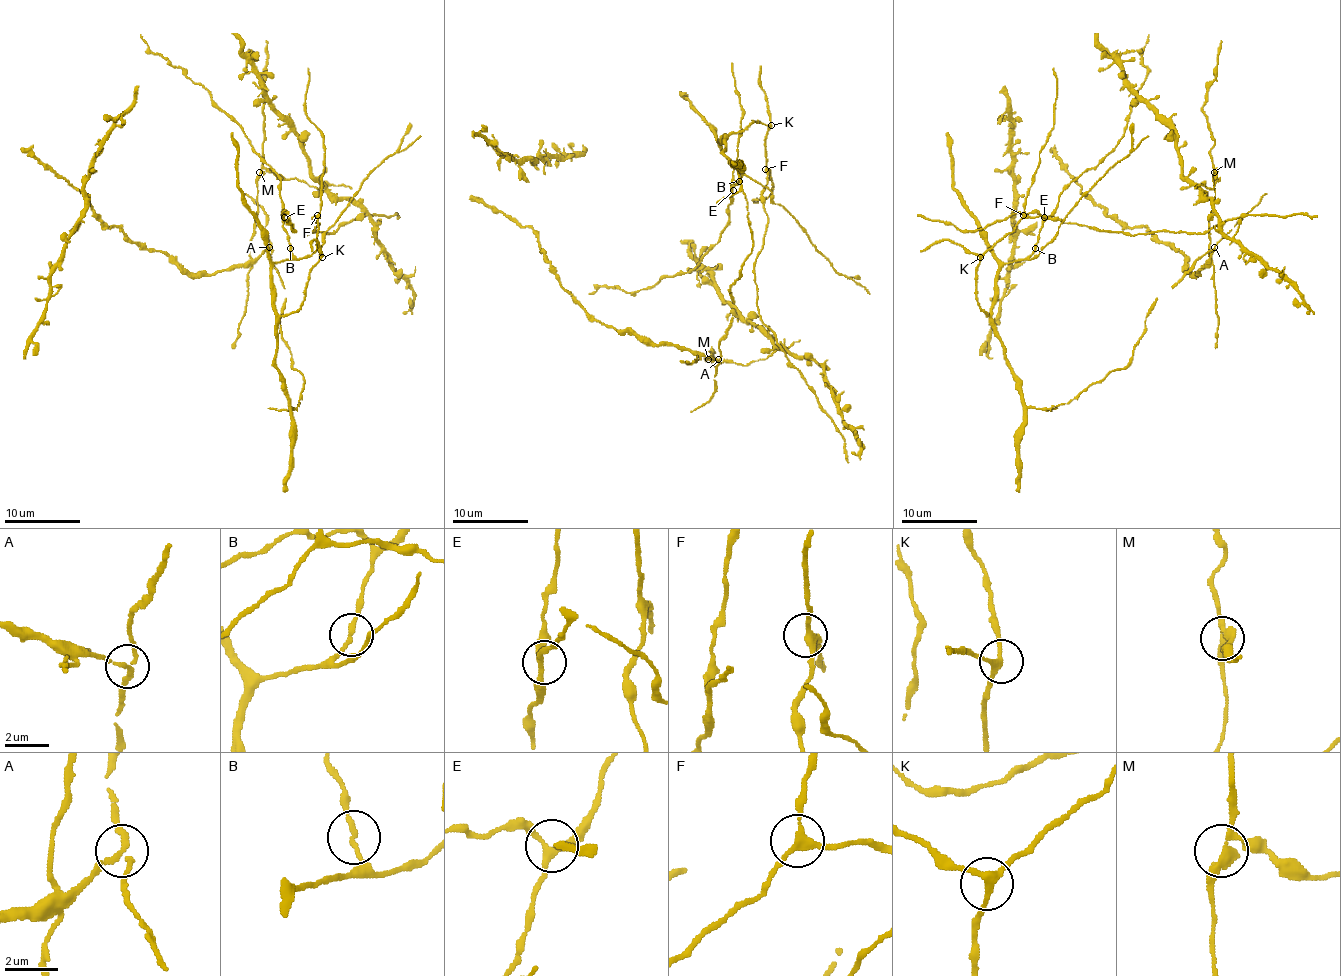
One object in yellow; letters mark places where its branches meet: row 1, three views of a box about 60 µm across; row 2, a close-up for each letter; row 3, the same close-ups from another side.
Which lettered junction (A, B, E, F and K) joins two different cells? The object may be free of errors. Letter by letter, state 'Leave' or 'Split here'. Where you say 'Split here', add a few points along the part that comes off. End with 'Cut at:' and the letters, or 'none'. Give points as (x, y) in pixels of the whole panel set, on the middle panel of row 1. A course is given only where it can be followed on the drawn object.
A: Split here. Course of the part to remove: (717, 359), (676, 346), (643, 344), (613, 327), (601, 325), (565, 291), (531, 228), (522, 226), (470, 195)
B: Leave
E: Leave
F: Leave
K: Leave
Cut at: A

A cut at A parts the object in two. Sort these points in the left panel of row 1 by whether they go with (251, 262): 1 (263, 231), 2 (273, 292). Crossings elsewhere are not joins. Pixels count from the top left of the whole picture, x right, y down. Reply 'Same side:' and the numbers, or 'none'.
Same side: none

